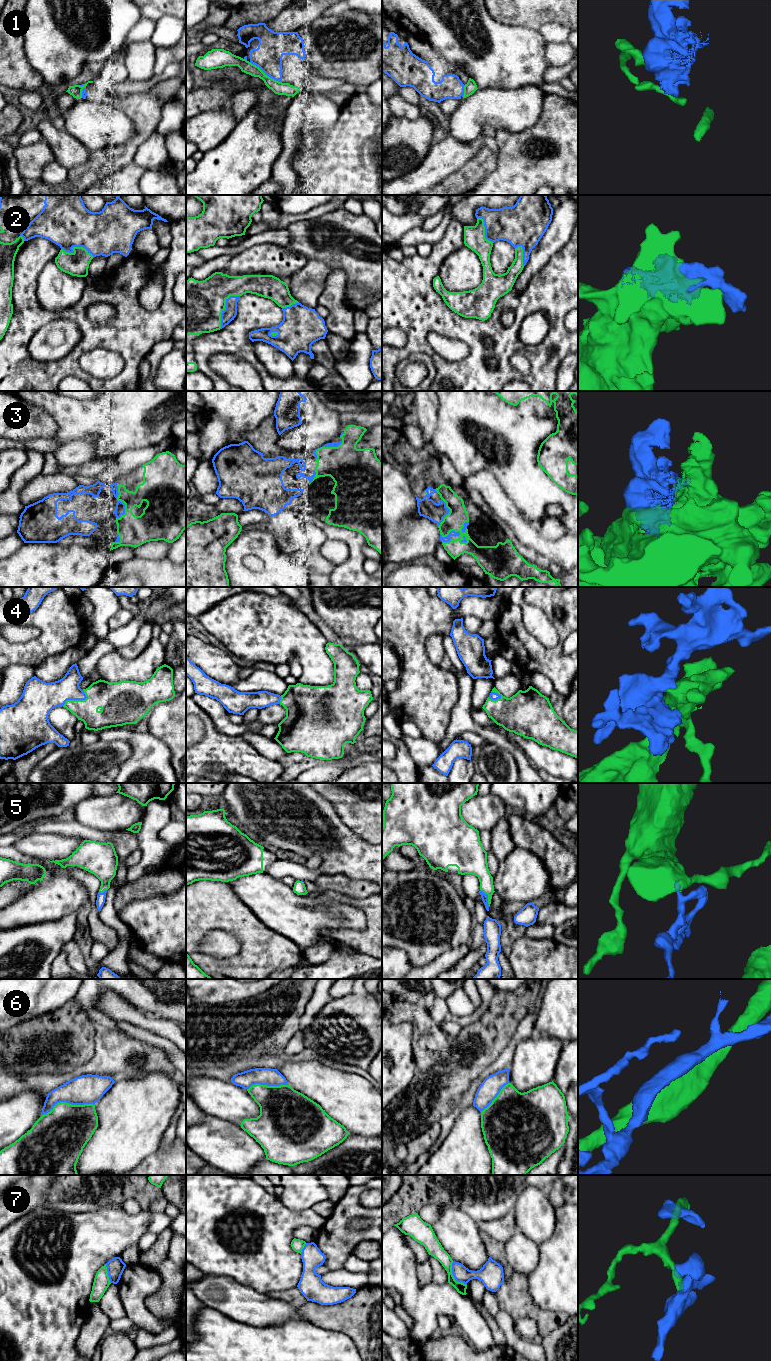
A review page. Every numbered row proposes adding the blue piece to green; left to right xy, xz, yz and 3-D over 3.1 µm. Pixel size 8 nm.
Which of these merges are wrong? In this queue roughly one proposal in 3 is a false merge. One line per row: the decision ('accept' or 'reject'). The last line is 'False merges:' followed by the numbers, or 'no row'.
1: reject
2: accept
3: accept
4: accept
5: accept
6: accept
7: reject
False merges: 1, 7

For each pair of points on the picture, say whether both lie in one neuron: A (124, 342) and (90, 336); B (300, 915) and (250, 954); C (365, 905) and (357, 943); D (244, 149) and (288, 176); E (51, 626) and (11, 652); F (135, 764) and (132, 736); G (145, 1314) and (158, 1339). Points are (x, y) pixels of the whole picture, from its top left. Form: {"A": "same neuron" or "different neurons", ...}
{"A": "same neuron", "B": "different neurons", "C": "same neuron", "D": "different neurons", "E": "same neuron", "F": "same neuron", "G": "different neurons"}

